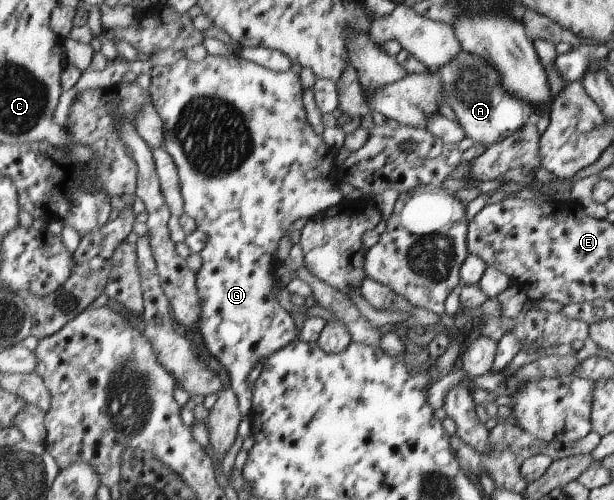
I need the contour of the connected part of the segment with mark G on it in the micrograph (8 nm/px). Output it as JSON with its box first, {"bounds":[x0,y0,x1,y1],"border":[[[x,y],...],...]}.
{"bounds":[148,56,342,418],"border":[[[208,56],[200,62],[192,62],[185,57],[179,59],[174,64],[159,66],[154,65],[149,74],[151,82],[148,88],[149,102],[156,110],[157,116],[162,120],[163,145],[165,152],[172,158],[174,167],[177,171],[177,180],[179,194],[183,203],[183,212],[190,218],[194,219],[197,231],[203,232],[209,236],[209,241],[202,250],[200,250],[200,258],[202,265],[196,268],[195,284],[199,302],[201,305],[201,316],[197,327],[202,336],[204,346],[208,352],[217,359],[222,367],[226,369],[228,378],[230,379],[230,389],[234,392],[238,399],[238,413],[242,418],[249,415],[251,406],[251,390],[247,384],[247,375],[262,361],[264,362],[272,354],[280,351],[284,346],[287,346],[291,341],[294,341],[296,330],[292,318],[278,304],[276,298],[271,293],[272,277],[270,272],[271,261],[274,258],[274,252],[277,249],[278,241],[281,237],[287,234],[291,224],[298,219],[310,219],[315,217],[320,212],[335,206],[342,202],[341,194],[337,189],[337,177],[333,159],[335,151],[331,150],[322,141],[320,135],[315,134],[314,130],[307,122],[304,108],[301,102],[301,93],[303,92],[299,76],[294,72],[286,70],[285,72],[273,72],[252,63],[240,59],[239,57],[228,56]]]}

